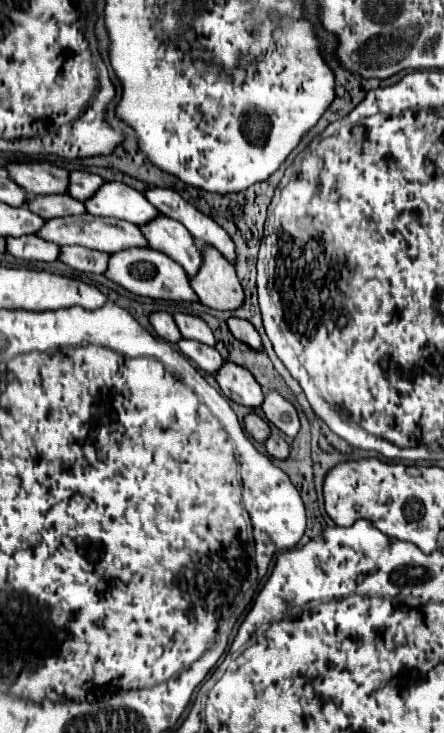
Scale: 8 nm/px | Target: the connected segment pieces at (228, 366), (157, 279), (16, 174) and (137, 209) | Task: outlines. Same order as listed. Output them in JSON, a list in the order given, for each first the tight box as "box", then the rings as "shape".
[{"box":[216,363,264,407],"shape":[[[224,363],[222,369],[216,373],[216,381],[222,393],[244,407],[260,407],[264,403],[264,393],[258,381],[248,373],[248,369],[232,363]]]},{"box":[106,249,198,303],"shape":[[[124,249],[120,253],[112,253],[106,277],[134,295],[164,301],[188,301],[188,303],[198,301],[194,289],[190,287],[190,277],[182,269],[182,265],[178,265],[168,255],[154,249]]]},{"box":[6,163,68,195],"shape":[[[8,163],[6,169],[28,195],[62,195],[68,189],[68,171],[50,163]]]},{"box":[84,181,160,225],"shape":[[[116,181],[104,183],[84,205],[90,215],[116,217],[134,225],[146,225],[160,215],[160,211],[150,205],[150,201],[140,191]]]}]

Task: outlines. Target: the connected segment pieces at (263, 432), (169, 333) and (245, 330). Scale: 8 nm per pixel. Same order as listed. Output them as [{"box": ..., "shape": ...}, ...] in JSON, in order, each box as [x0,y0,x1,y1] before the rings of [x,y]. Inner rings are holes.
[{"box":[244,411,272,443],"shape":[[[250,411],[244,421],[246,421],[246,431],[254,437],[254,441],[264,443],[264,441],[268,441],[268,437],[272,435],[270,423],[266,423],[266,421],[264,421],[262,417],[258,417],[254,411]]]},{"box":[150,311,182,343],"shape":[[[164,311],[152,313],[150,323],[152,323],[152,327],[154,327],[154,331],[158,333],[160,339],[164,339],[168,343],[178,343],[182,339],[182,335],[180,335],[180,331],[178,331],[170,313],[164,313]]]},{"box":[228,319,264,351],"shape":[[[228,319],[228,327],[232,331],[232,335],[238,339],[238,341],[244,341],[248,343],[252,349],[256,351],[264,351],[262,347],[262,339],[258,335],[258,331],[254,329],[252,323],[244,321],[244,319]]]}]

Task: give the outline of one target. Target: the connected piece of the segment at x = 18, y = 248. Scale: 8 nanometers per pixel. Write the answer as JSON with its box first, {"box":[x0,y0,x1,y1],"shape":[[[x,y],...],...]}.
{"box":[8,235,60,261],"shape":[[[24,235],[24,237],[8,237],[8,253],[18,259],[28,261],[56,261],[60,257],[60,245],[40,239],[38,235]]]}

